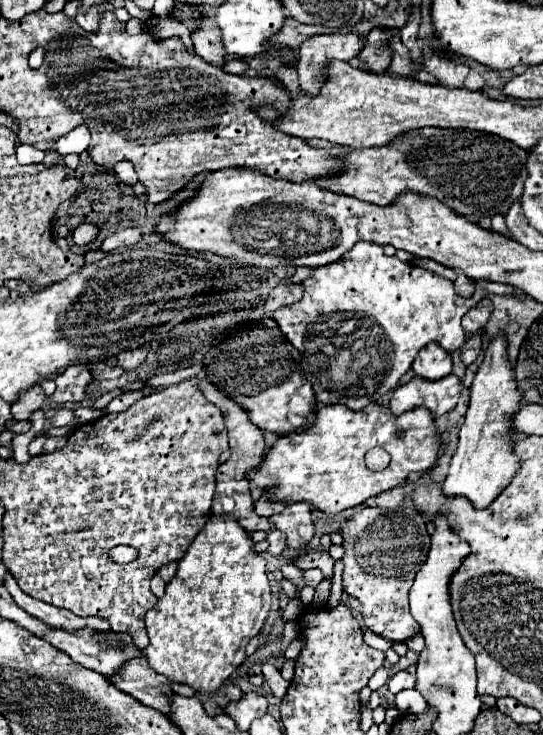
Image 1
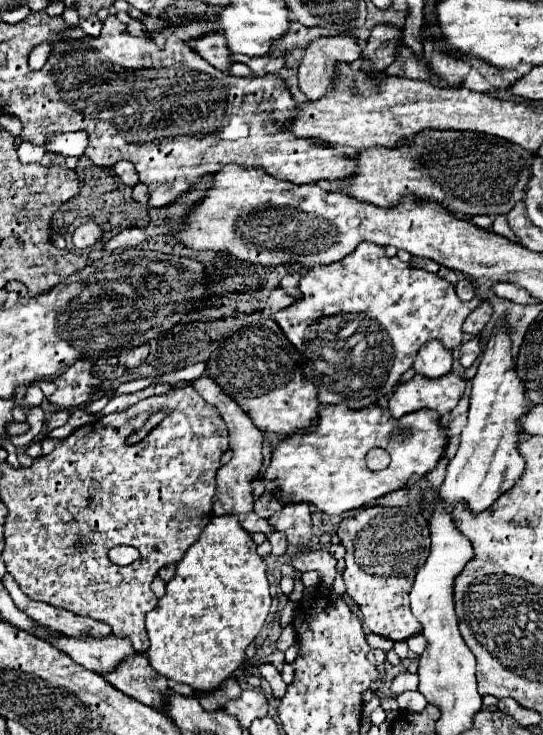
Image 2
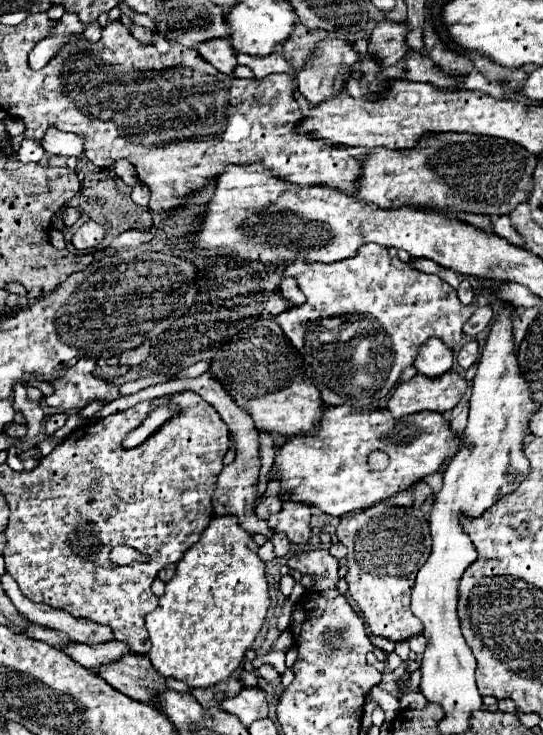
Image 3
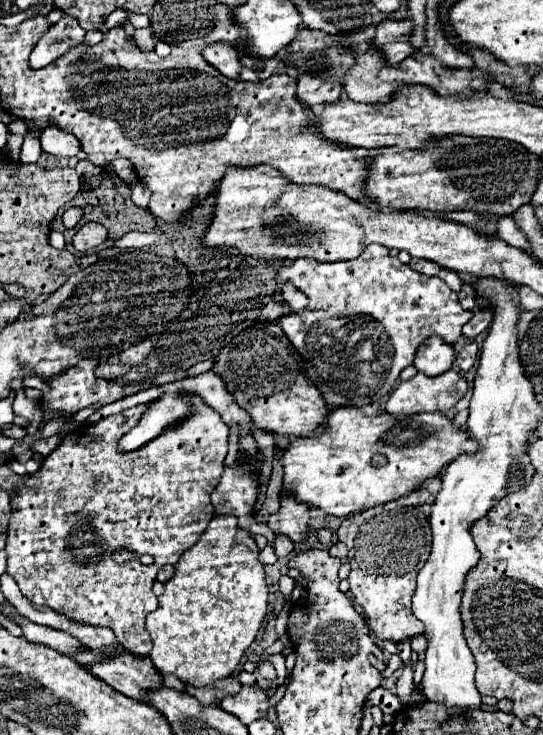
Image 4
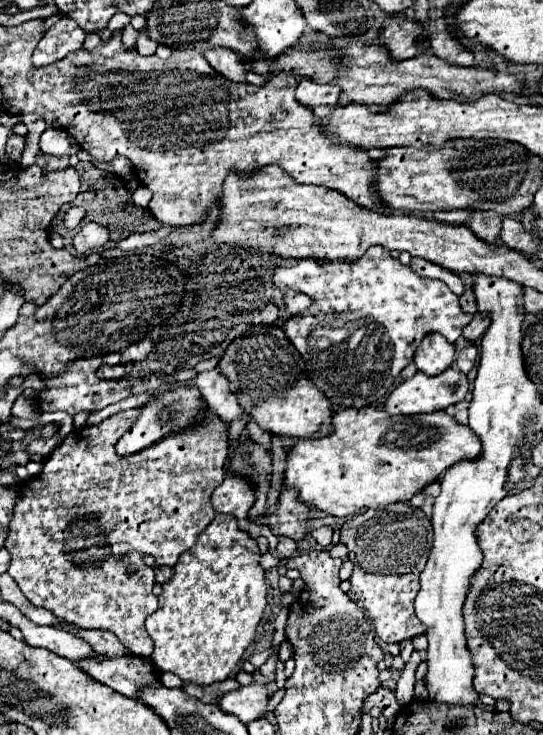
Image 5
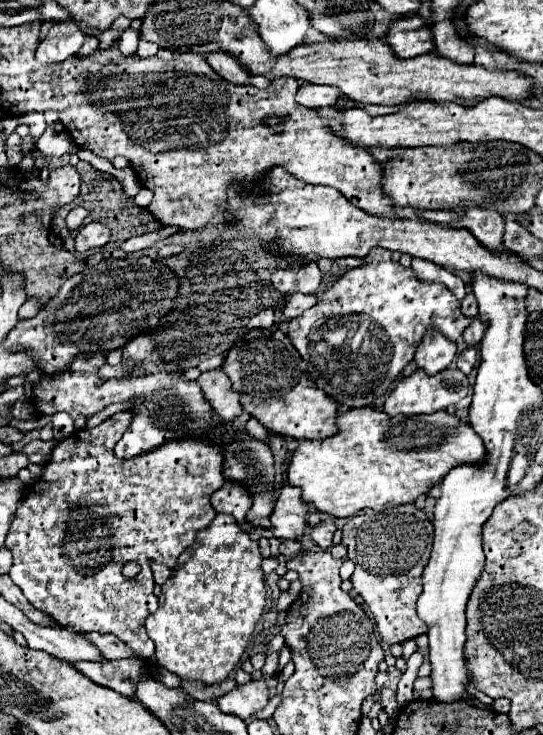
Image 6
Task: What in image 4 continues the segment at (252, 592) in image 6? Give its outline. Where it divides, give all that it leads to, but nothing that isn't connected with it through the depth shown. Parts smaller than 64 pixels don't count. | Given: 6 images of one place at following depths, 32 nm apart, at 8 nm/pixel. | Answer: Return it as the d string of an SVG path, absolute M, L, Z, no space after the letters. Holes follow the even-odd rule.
M216 516L200 540L180 556L174 576L158 598L158 610L146 616L146 630L154 642L150 660L160 674L174 674L192 686L210 686L236 670L268 606L258 552L254 538L238 528L236 516Z

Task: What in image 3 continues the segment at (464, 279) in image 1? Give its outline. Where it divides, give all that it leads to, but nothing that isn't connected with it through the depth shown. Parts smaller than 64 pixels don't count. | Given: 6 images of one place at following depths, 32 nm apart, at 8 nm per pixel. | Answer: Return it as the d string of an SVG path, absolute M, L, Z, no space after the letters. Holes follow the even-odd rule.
M462 280L462 282L460 282L458 298L460 298L460 302L462 302L464 306L468 306L468 304L472 304L472 302L474 302L474 290L472 290L472 286L470 286L470 282L468 282L468 280Z

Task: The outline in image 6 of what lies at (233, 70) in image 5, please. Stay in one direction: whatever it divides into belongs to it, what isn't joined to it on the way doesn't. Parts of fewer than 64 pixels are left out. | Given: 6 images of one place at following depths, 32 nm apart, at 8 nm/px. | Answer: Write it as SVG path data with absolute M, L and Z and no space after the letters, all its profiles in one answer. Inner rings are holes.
M214 52L204 58L220 78L224 78L232 84L250 84L248 72L244 72L240 68L240 64L236 64L236 60L232 60L232 56L228 56L226 52Z

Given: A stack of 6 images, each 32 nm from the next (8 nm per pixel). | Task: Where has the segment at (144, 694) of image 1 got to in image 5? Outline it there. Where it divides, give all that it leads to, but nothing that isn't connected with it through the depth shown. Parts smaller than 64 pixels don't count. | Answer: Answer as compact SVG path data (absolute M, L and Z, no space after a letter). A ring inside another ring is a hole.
M140 656L104 658L100 662L84 660L84 662L78 662L78 668L86 672L90 678L94 678L96 682L128 698L136 698L140 684L158 682L150 658L140 658Z

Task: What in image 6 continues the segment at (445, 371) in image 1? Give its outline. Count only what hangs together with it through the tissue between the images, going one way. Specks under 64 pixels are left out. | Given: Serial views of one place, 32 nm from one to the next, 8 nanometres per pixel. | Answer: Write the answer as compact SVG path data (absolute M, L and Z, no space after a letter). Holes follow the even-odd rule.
M428 330L416 350L414 362L428 374L438 374L450 366L456 352L456 342L450 342L440 330Z

